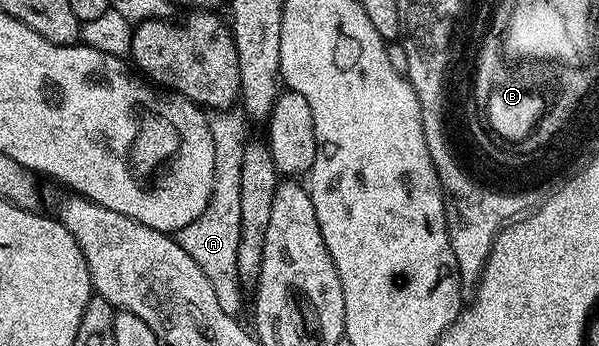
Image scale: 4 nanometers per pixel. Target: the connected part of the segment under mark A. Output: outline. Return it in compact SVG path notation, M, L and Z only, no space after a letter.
M235 111L218 112L210 119L215 163L213 166L212 198L204 214L174 234L182 250L191 255L212 284L224 314L237 317L242 308L242 283L238 279L236 250L240 240L240 173L244 160L244 146L248 139L243 117Z

